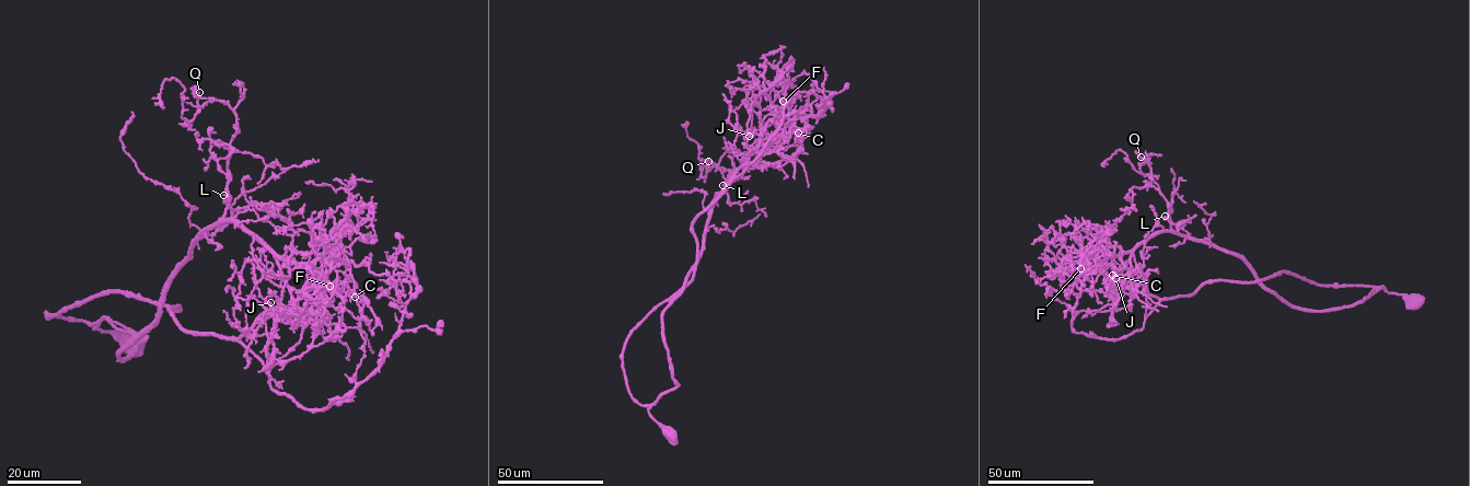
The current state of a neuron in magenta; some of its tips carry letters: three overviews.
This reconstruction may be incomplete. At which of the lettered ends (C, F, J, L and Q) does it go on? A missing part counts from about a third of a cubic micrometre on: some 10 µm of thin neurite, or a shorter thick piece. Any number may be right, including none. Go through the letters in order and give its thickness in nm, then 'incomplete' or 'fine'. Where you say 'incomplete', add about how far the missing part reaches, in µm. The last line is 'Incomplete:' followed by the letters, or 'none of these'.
C: 130 nm | fine
F: 100 nm | fine
J: 170 nm | incomplete | 9 µm
L: 180 nm | incomplete | 30 µm
Q: 110 nm | fine
Incomplete: J, L

